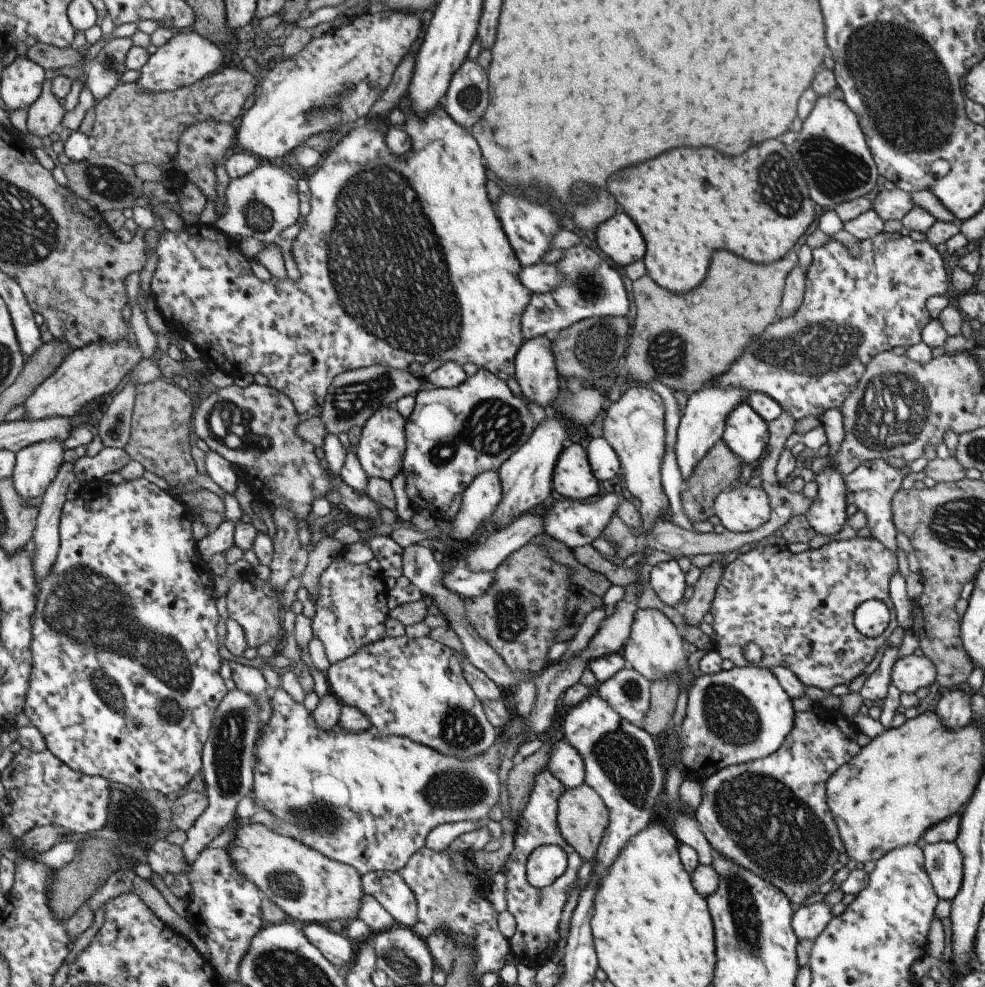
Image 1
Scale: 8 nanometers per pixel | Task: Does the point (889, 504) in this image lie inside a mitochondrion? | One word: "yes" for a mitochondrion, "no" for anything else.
no

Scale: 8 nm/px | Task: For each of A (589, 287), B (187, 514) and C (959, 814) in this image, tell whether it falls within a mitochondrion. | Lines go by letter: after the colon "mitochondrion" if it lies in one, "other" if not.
A: mitochondrion
B: other
C: other

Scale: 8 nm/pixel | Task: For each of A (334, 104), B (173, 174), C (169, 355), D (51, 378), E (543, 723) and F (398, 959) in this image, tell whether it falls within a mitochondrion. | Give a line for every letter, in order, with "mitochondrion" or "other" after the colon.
A: mitochondrion
B: other
C: other
D: other
E: other
F: mitochondrion

